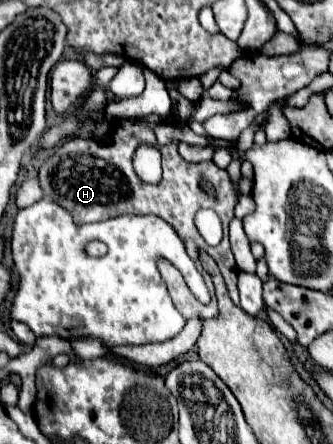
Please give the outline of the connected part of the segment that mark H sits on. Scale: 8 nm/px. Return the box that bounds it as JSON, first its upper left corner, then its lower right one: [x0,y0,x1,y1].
[39,118,239,318]

